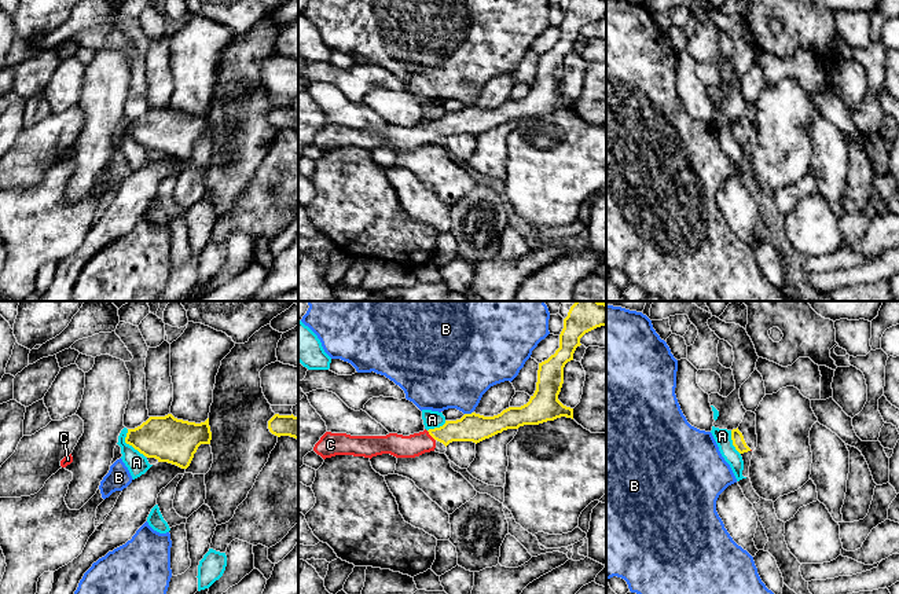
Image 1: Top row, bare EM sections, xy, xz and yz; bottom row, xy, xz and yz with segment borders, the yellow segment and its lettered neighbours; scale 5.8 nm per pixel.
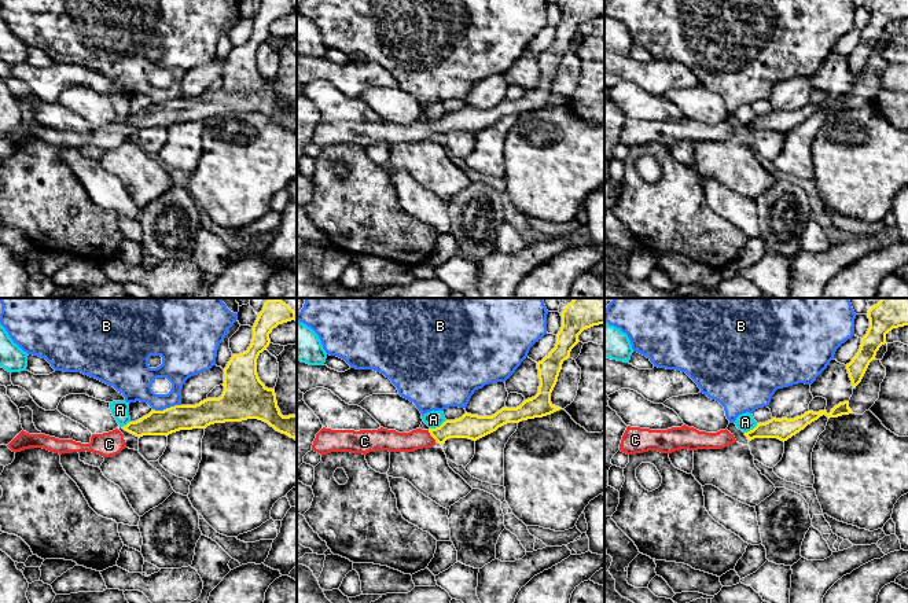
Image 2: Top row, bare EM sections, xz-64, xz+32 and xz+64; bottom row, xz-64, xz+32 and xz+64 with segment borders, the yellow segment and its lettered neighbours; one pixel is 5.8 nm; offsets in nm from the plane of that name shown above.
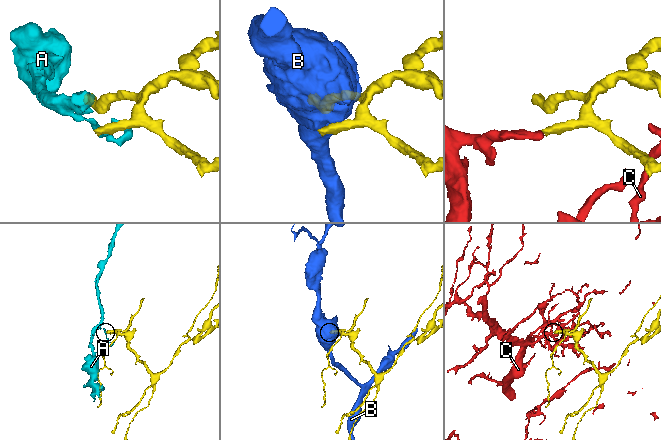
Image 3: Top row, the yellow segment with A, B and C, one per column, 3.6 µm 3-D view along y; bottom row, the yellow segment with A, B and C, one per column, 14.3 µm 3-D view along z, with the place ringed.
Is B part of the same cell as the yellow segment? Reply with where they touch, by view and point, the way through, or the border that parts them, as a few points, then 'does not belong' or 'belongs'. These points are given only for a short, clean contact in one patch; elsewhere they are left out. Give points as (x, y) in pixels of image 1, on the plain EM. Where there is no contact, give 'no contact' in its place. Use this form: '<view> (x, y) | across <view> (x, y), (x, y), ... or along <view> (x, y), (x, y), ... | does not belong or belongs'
xz (468, 106) | along xz (472, 103), (465, 106) | does not belong

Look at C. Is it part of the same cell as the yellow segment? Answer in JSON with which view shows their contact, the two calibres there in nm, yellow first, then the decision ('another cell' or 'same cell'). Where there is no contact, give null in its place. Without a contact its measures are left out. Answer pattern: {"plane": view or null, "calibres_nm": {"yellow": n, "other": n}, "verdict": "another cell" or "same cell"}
{"plane": "xz", "calibres_nm": {"yellow": 160, "other": 140}, "verdict": "same cell"}

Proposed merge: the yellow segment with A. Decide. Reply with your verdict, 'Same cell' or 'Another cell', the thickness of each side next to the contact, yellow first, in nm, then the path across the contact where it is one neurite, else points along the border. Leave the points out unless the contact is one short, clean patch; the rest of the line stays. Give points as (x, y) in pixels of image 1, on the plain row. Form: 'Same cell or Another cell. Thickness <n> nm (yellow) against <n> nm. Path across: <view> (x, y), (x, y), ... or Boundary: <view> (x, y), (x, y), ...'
Another cell. Thickness 260 nm (yellow) against 120 nm. Boundary: xy (127, 121), (125, 134), (145, 149)

